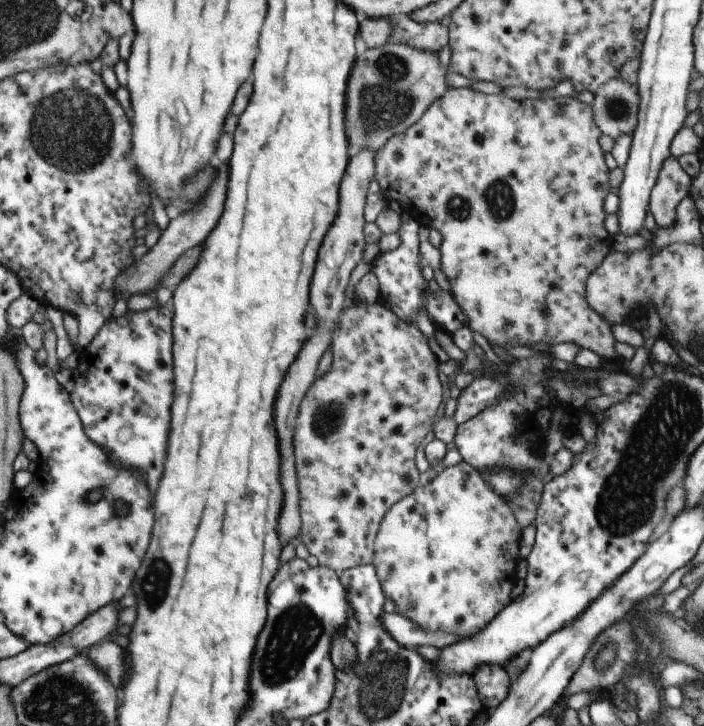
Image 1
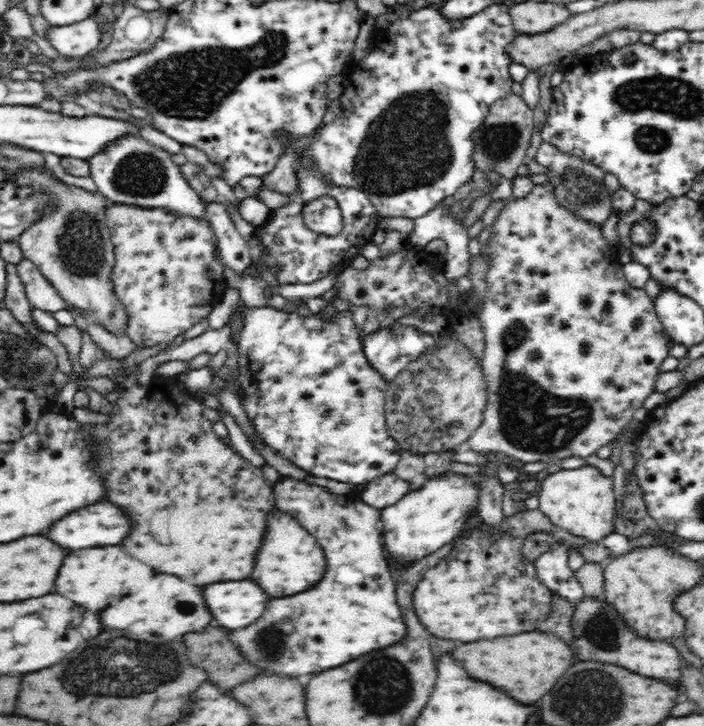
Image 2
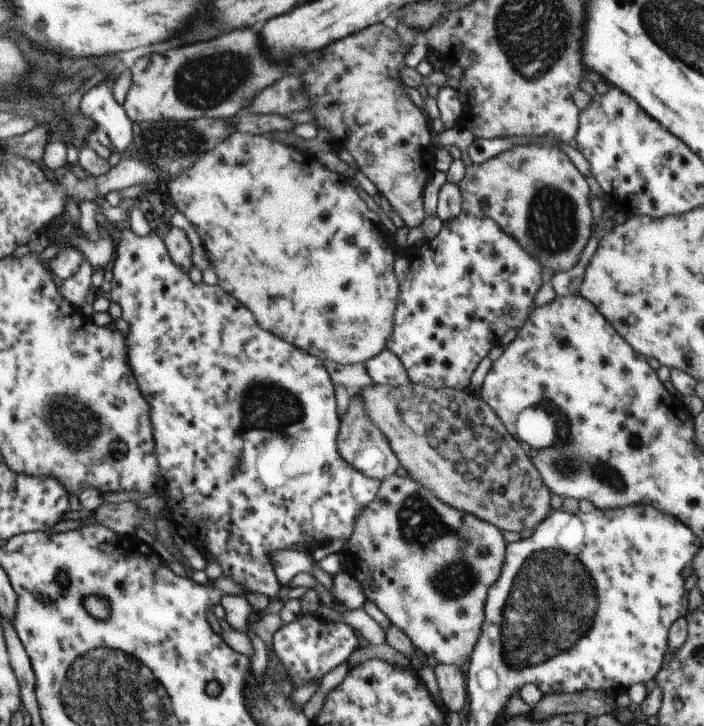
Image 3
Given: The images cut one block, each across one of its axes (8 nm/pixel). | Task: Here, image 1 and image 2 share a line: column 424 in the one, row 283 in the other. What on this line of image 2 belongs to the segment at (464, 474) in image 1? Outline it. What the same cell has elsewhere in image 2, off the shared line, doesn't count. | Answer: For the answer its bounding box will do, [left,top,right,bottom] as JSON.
[468,184,670,462]

